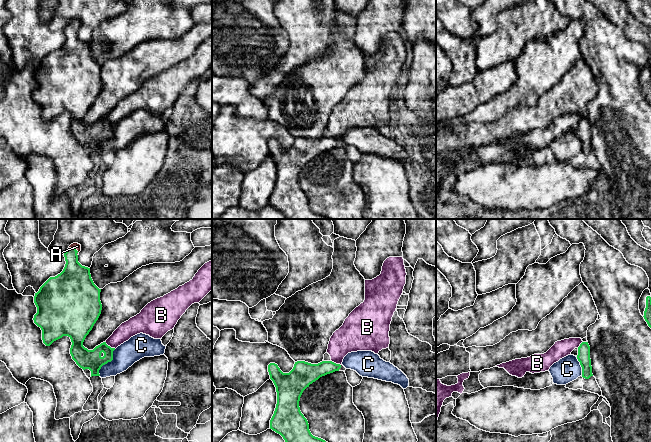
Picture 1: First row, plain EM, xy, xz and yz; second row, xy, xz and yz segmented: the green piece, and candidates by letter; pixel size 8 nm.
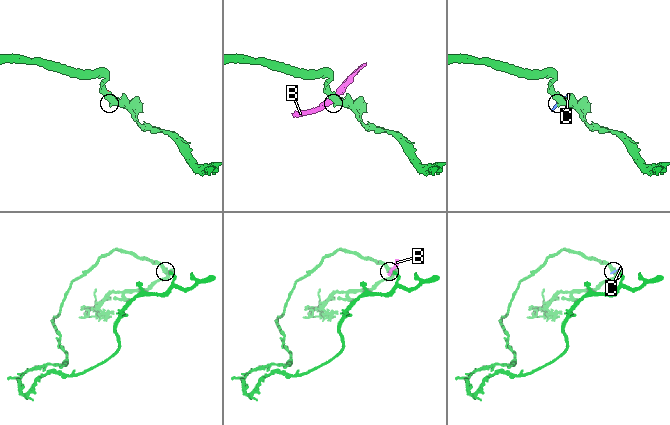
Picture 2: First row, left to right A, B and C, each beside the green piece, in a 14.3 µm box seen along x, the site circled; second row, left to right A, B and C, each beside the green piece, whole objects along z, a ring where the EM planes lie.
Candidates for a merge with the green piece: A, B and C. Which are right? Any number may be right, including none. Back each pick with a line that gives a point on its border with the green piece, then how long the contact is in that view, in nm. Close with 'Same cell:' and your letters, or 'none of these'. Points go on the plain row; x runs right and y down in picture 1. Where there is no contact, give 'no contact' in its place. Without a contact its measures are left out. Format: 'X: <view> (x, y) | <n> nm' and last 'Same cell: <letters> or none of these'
A: xy (75, 25) | 100 nm
Same cell: A

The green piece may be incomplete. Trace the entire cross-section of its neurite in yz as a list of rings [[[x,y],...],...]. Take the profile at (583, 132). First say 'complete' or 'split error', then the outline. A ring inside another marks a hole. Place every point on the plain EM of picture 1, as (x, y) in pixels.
complete; [[[582,118],[578,123],[577,135],[582,143],[582,153],[589,155],[591,152],[593,152],[590,135],[590,122],[588,118]]]

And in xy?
split error; [[[71,20],[64,29],[66,40],[63,47],[55,53],[50,53],[35,69],[34,79],[37,83],[37,89],[33,96],[41,104],[42,116],[46,122],[50,122],[63,112],[68,112],[72,118],[70,124],[72,135],[83,146],[89,145],[91,153],[100,152],[101,143],[113,136],[115,124],[111,124],[106,118],[96,122],[93,126],[88,126],[83,122],[86,112],[101,90],[102,80],[100,77],[101,65],[94,60],[90,44],[82,42],[78,38],[80,27],[80,20]]]

